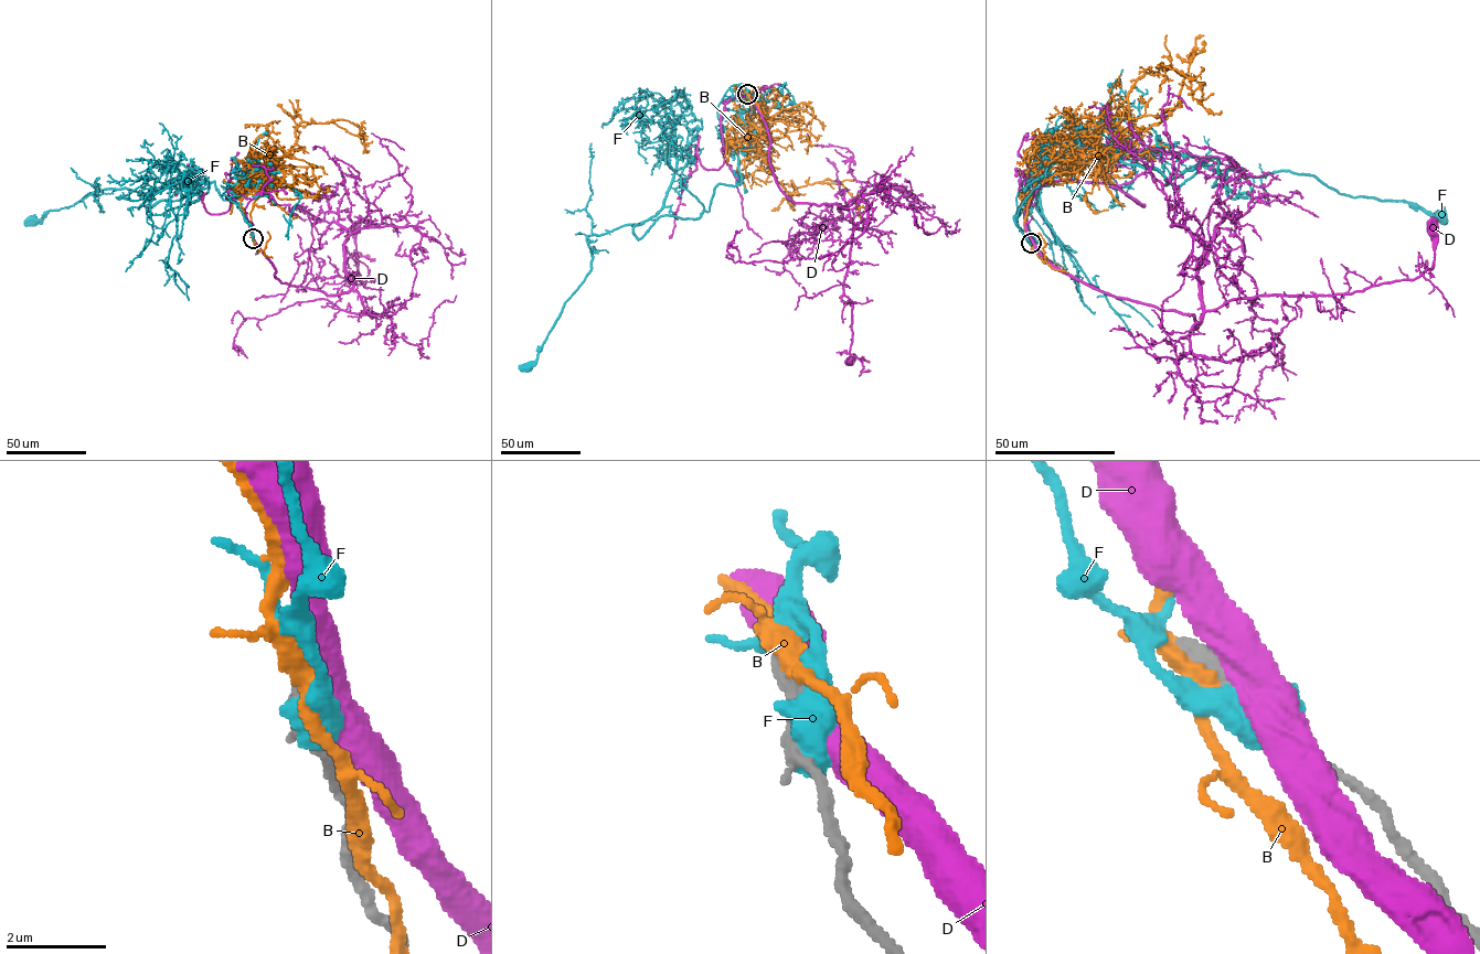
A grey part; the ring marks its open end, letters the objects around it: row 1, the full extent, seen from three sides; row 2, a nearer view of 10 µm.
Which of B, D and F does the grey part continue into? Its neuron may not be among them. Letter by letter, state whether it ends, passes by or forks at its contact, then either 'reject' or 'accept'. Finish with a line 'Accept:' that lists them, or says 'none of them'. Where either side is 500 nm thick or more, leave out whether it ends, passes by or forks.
B: accept
D: reject
F: reject
Accept: B

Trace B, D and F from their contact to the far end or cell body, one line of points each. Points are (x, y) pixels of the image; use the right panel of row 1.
B: (1031, 243), (1024, 221), (1041, 171), (1110, 148), (1177, 105), (1184, 76), (1161, 64), (1221, 110)
D: (1032, 243), (1065, 272), (1192, 314), (1196, 328), (1231, 300), (1415, 279), (1431, 266), (1433, 228)
F: (1033, 244), (1017, 193), (1093, 154), (1166, 184), (1215, 158), (1236, 197), (1231, 168), (1312, 174), (1440, 215)

